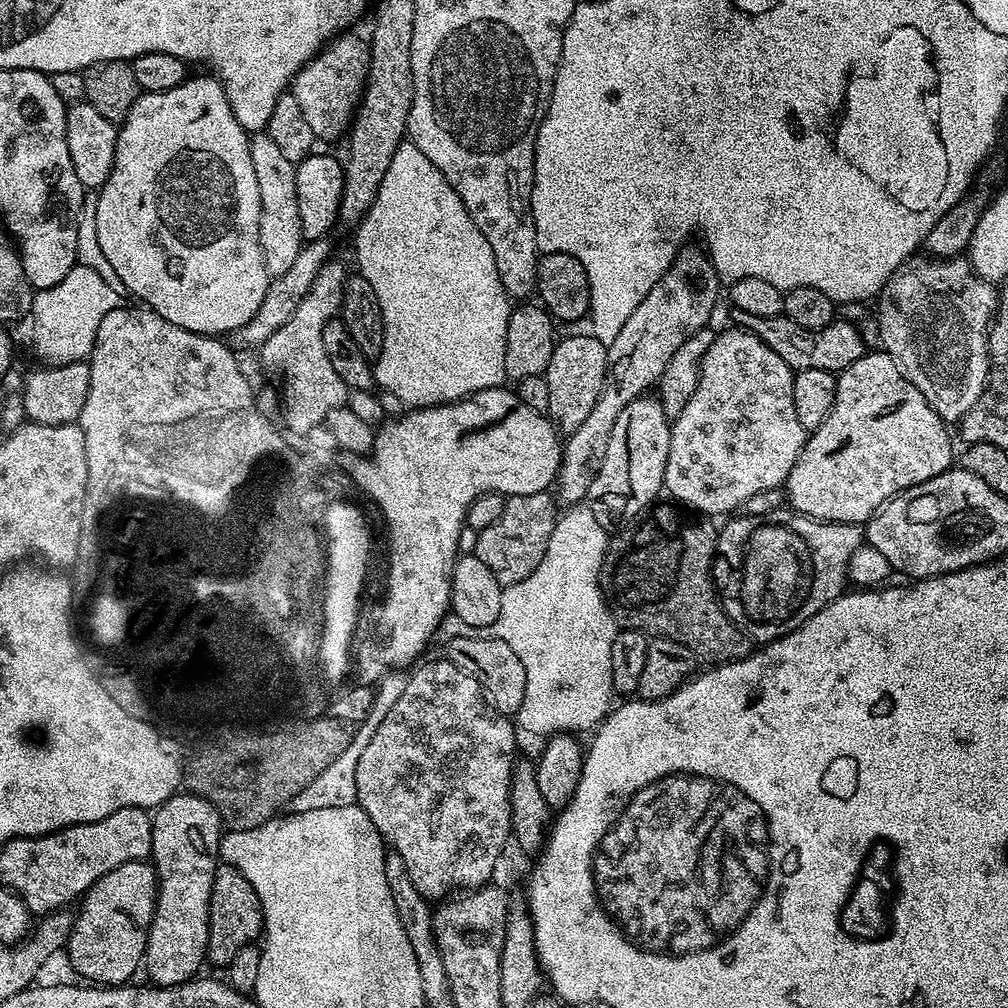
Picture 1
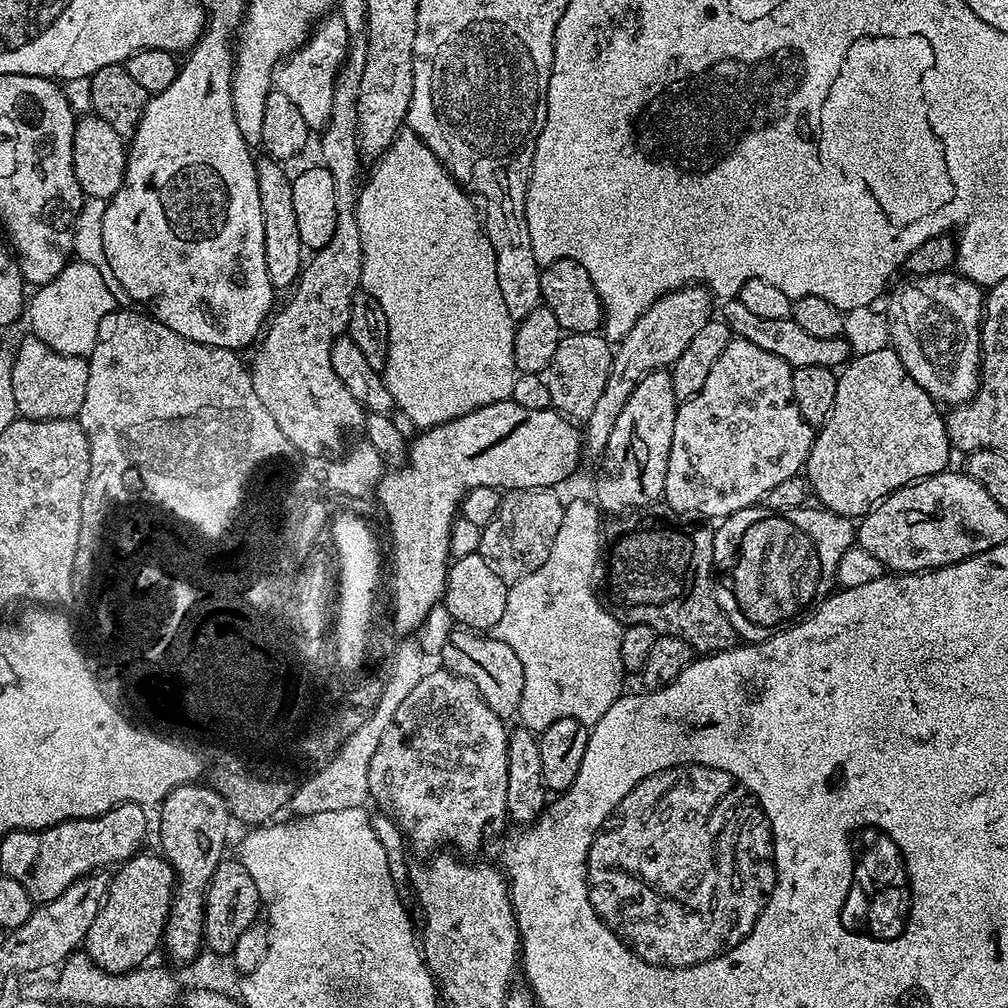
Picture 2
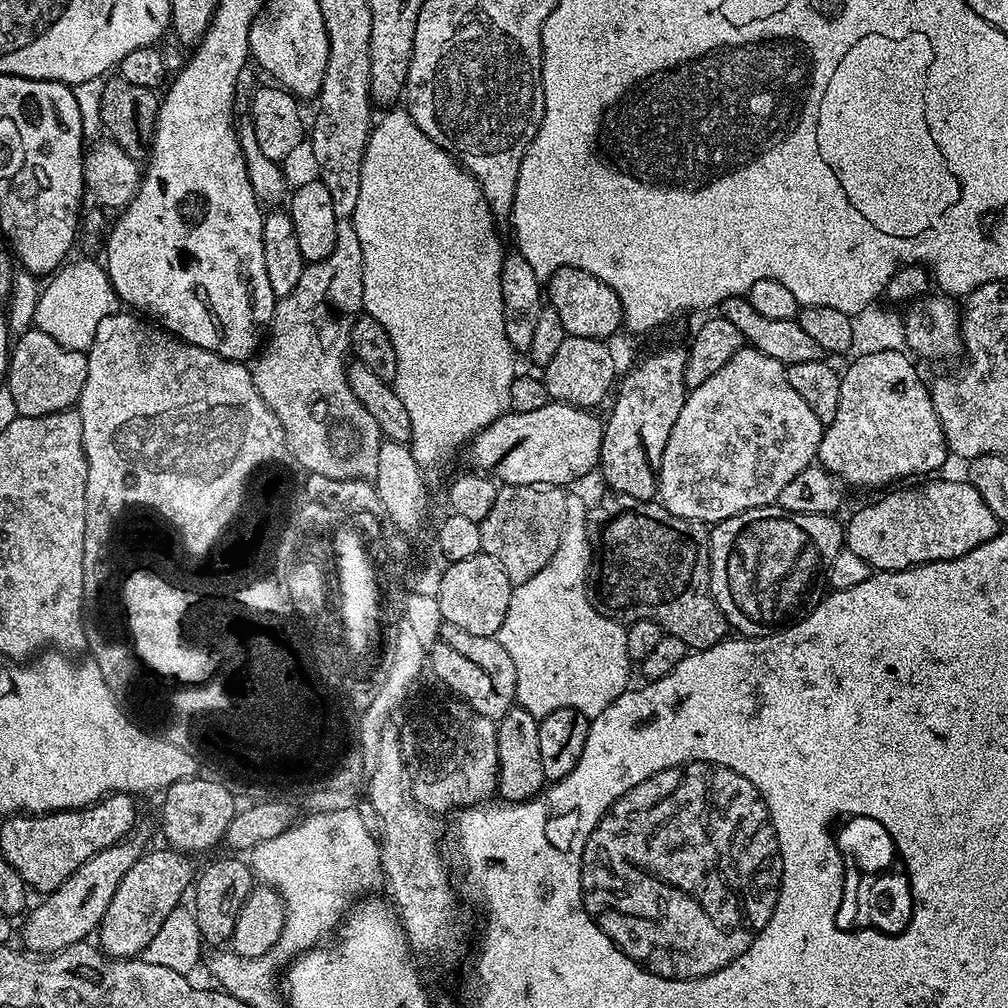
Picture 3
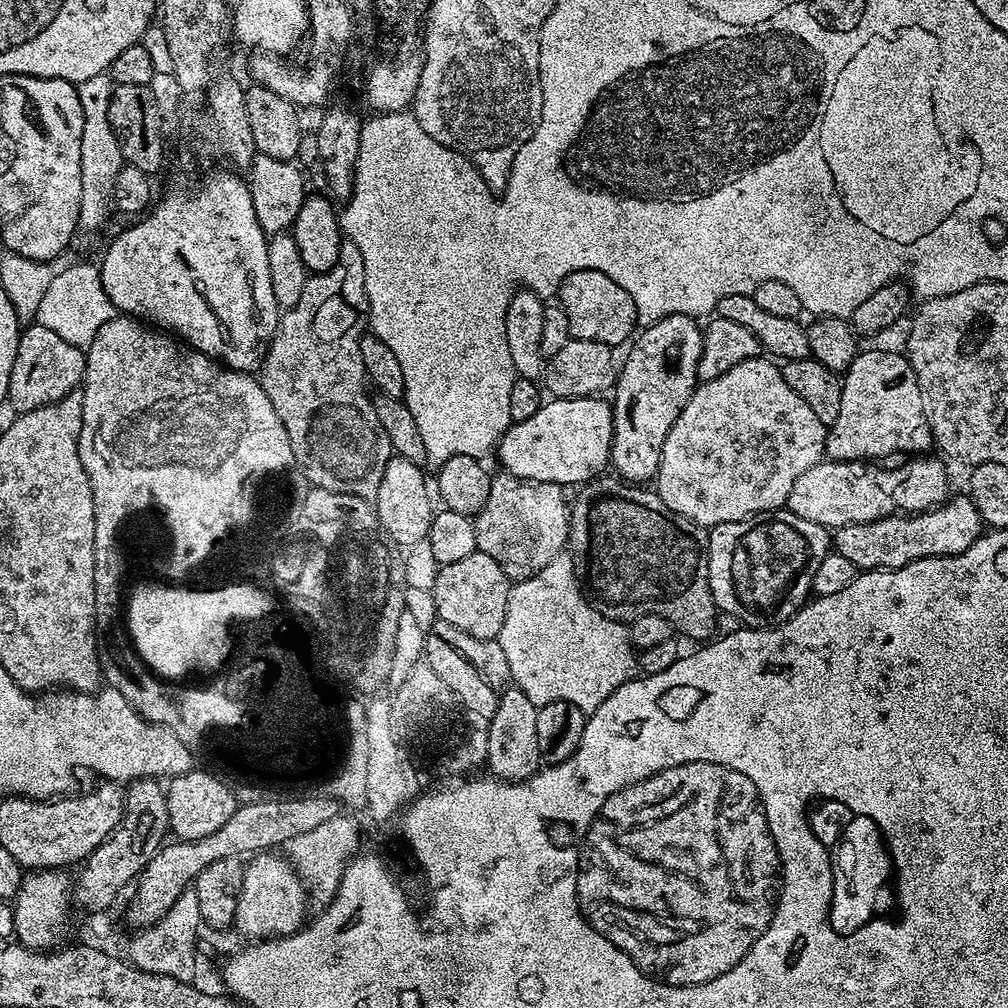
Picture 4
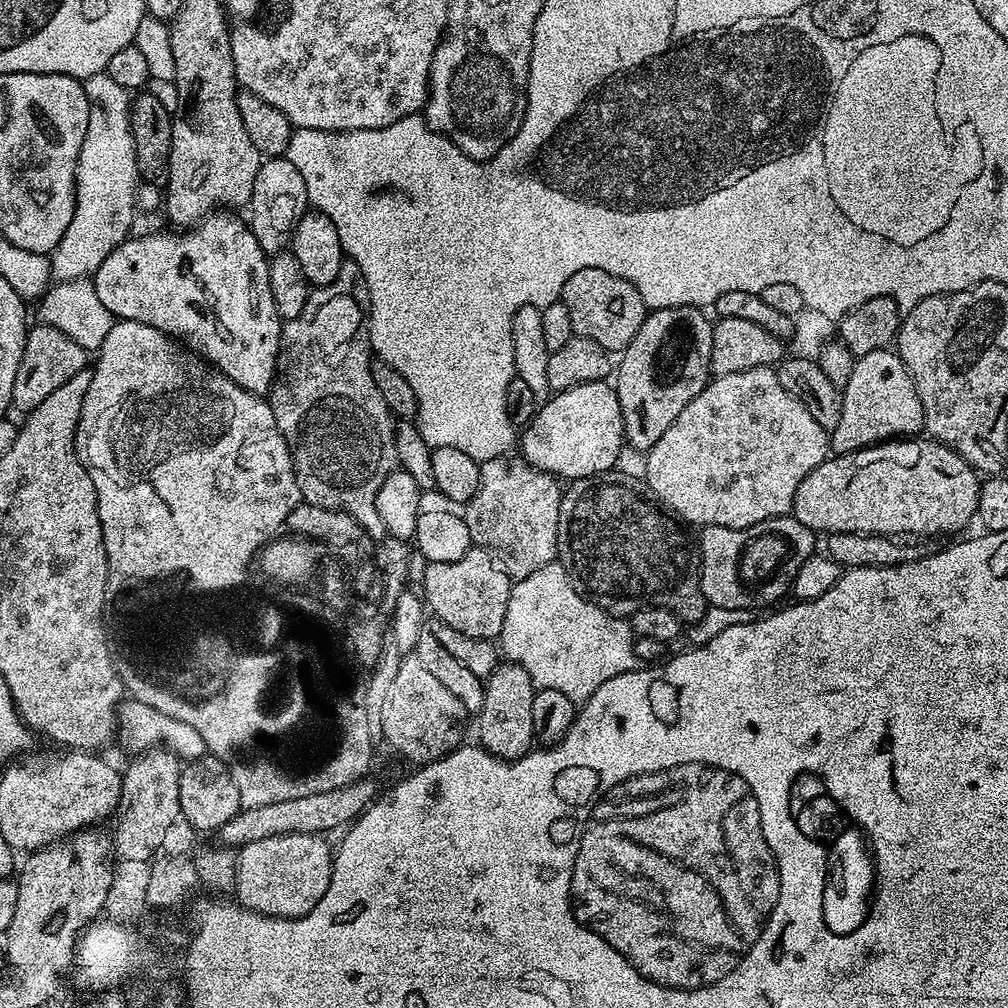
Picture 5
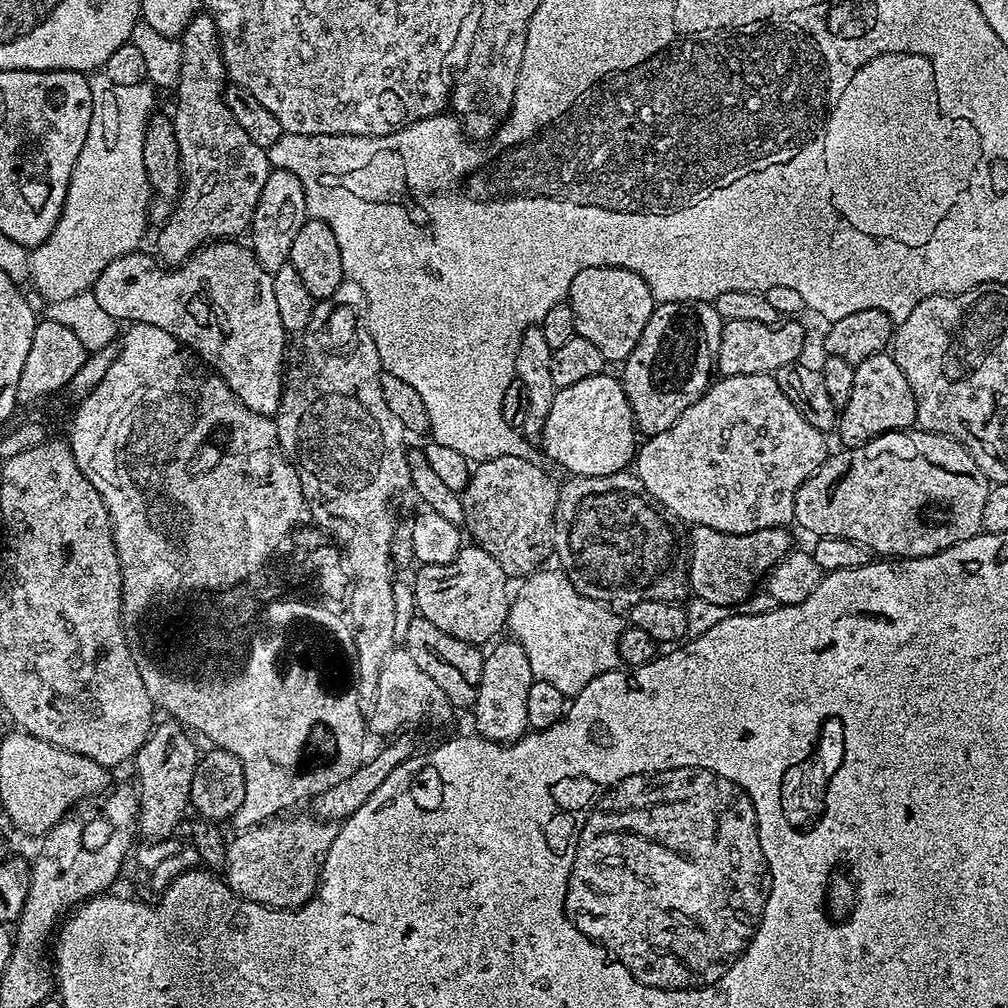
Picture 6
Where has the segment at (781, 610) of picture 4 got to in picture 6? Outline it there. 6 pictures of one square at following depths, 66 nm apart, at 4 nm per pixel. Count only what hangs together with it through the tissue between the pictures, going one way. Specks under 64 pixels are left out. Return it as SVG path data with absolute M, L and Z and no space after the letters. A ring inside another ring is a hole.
M695 526L691 529L692 545L687 545L686 555L688 562L688 583L691 591L696 592L708 604L717 604L724 608L727 604L740 604L756 588L756 583L761 583L762 577L774 565L793 551L792 536L787 527L767 528L766 530L754 530L750 534L726 534L718 530L710 530L710 526Z

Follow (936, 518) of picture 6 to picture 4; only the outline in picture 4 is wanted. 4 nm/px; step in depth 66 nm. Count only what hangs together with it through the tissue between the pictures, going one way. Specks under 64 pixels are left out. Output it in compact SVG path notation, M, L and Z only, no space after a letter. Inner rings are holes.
M924 454L919 458L908 458L905 464L897 468L880 468L876 462L859 462L848 460L829 460L827 458L819 464L810 466L795 480L794 487L788 495L787 511L798 514L798 518L806 518L806 522L818 522L818 526L835 530L847 524L861 524L862 522L874 522L887 516L925 512L931 508L945 503L949 499L948 472L944 469L945 461L931 460L931 455Z

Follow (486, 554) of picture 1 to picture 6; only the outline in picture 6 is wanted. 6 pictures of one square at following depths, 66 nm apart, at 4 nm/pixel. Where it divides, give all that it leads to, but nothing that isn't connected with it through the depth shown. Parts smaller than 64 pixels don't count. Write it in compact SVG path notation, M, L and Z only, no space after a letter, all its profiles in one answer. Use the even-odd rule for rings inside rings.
M503 456L481 460L472 468L472 476L467 486L459 493L464 511L463 527L468 536L472 535L471 543L494 557L509 578L527 578L543 565L540 563L547 556L553 555L552 527L559 493L557 481L552 481L528 456Z

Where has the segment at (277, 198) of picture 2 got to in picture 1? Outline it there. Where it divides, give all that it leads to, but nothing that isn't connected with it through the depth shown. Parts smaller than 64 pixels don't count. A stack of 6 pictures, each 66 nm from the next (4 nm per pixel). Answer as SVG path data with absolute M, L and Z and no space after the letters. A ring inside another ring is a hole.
M256 134L249 139L250 162L254 162L254 174L258 178L258 198L260 199L260 221L258 238L262 246L262 262L266 262L269 277L286 274L306 241L302 234L302 221L298 218L298 186L296 185L296 165L282 155L282 150L274 143L274 138L266 134Z

